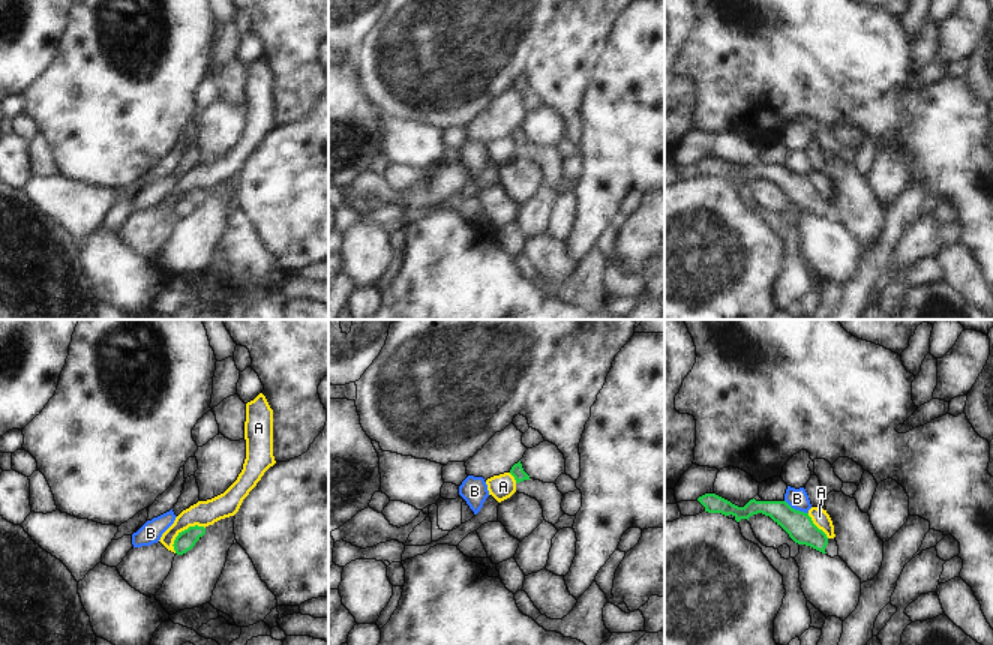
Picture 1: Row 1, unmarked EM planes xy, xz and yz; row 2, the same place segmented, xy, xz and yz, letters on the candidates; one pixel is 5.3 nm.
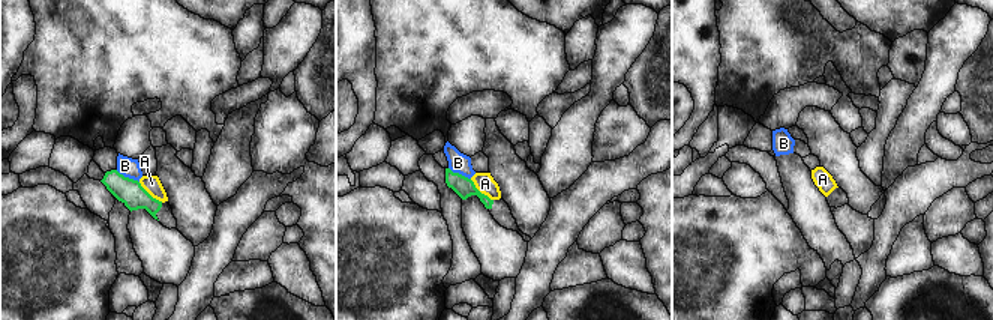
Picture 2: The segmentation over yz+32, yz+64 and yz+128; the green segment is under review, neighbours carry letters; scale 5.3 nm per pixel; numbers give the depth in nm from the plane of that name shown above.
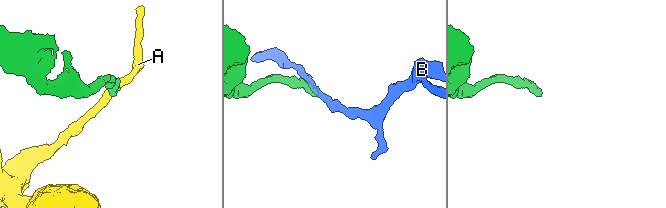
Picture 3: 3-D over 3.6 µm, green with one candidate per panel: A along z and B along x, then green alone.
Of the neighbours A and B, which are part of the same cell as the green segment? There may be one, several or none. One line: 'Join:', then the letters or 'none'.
Join: none

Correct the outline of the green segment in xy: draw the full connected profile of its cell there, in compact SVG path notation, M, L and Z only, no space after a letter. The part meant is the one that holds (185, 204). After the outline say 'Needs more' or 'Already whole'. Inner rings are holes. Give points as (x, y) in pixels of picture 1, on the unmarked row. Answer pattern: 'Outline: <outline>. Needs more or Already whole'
Outline: M198 189L189 190L188 194L178 196L172 208L176 218L183 219L190 214L204 198L206 192Z. Already whole

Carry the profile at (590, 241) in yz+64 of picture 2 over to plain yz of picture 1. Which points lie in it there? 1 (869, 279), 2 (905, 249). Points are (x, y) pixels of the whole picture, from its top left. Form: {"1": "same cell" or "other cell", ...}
{"1": "other cell", "2": "same cell"}

